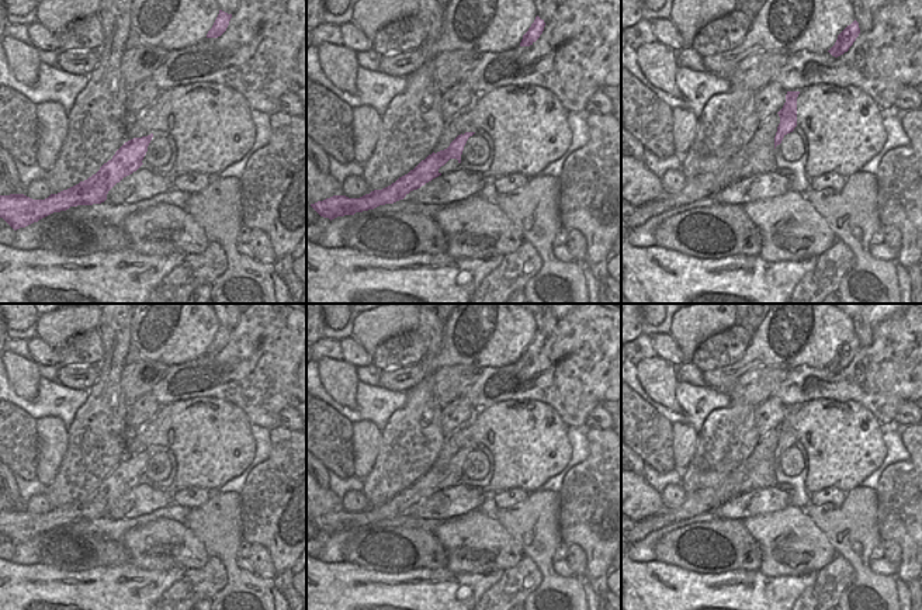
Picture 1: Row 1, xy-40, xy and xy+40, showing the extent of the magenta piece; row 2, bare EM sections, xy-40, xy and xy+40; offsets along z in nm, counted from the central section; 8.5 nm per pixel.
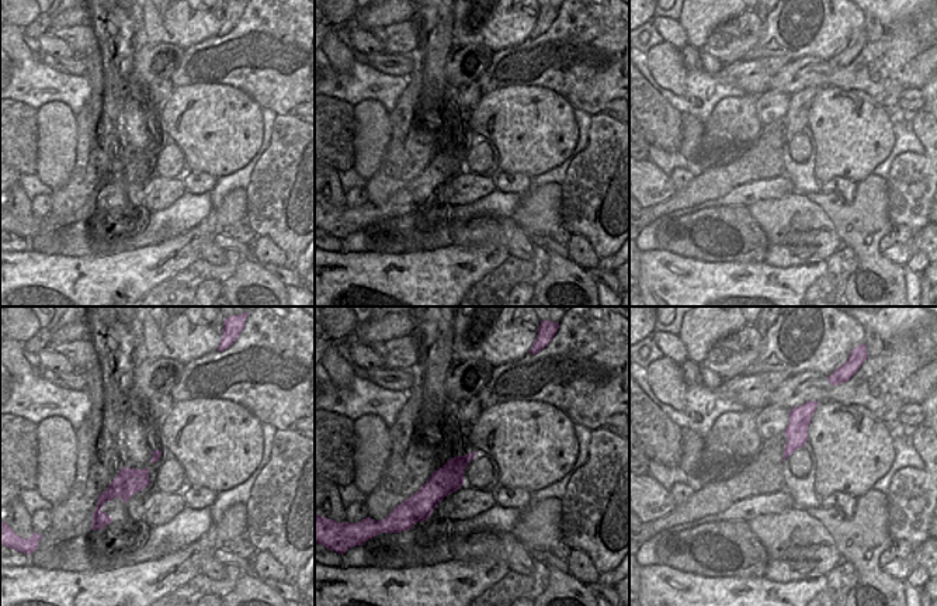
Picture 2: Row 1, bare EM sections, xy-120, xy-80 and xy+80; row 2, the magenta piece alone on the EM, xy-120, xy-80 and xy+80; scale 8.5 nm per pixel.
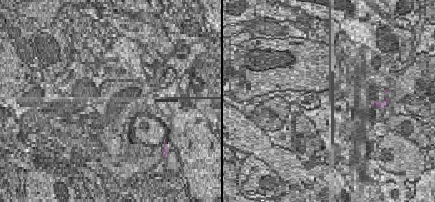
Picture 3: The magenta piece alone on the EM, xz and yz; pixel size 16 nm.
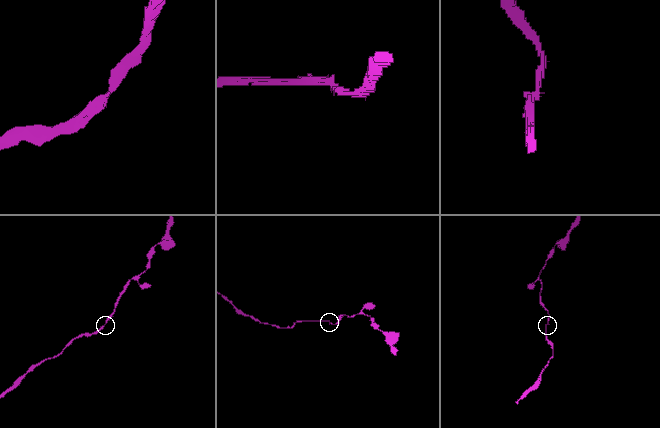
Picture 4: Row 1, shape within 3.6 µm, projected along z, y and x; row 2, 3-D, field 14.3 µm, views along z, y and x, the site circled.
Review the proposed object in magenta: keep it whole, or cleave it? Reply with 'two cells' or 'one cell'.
one cell

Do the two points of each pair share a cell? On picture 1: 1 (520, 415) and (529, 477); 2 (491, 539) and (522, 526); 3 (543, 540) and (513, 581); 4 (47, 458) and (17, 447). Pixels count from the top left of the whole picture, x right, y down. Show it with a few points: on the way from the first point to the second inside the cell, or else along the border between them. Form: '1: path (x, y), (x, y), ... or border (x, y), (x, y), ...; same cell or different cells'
1: path (520, 430), (529, 440), (529, 461); same cell
2: border (495, 519), (523, 554); different cells
3: border (523, 554), (540, 572), (540, 583), (534, 591); different cells
4: border (37, 420), (38, 467), (34, 477); different cells

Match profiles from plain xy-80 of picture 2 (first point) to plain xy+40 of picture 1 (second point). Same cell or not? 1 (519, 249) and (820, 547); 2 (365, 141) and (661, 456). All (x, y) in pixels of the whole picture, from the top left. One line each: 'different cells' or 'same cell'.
1: same cell
2: different cells

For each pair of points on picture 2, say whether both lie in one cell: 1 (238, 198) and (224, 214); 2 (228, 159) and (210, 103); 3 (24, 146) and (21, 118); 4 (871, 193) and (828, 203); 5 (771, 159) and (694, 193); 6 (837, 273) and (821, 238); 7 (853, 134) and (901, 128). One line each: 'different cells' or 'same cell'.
1: same cell
2: same cell
3: same cell
4: same cell
5: same cell
6: different cells
7: different cells

